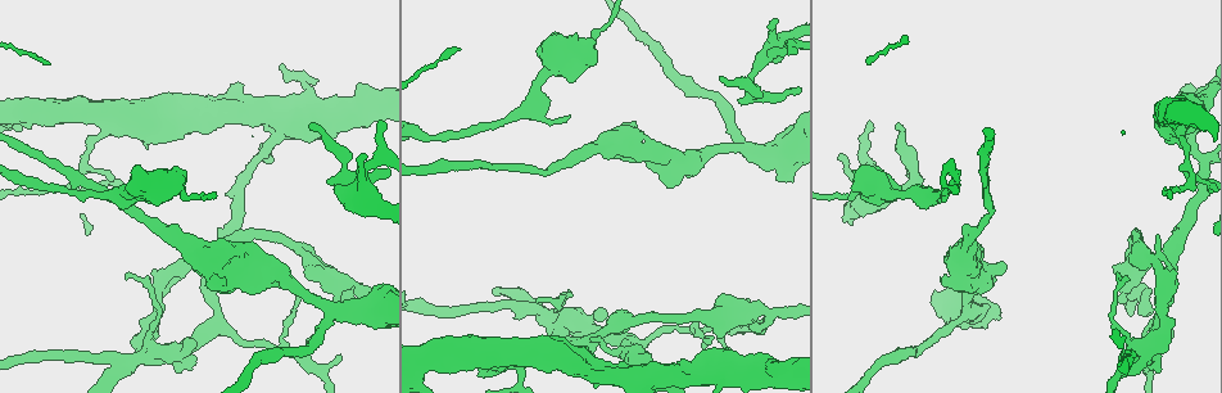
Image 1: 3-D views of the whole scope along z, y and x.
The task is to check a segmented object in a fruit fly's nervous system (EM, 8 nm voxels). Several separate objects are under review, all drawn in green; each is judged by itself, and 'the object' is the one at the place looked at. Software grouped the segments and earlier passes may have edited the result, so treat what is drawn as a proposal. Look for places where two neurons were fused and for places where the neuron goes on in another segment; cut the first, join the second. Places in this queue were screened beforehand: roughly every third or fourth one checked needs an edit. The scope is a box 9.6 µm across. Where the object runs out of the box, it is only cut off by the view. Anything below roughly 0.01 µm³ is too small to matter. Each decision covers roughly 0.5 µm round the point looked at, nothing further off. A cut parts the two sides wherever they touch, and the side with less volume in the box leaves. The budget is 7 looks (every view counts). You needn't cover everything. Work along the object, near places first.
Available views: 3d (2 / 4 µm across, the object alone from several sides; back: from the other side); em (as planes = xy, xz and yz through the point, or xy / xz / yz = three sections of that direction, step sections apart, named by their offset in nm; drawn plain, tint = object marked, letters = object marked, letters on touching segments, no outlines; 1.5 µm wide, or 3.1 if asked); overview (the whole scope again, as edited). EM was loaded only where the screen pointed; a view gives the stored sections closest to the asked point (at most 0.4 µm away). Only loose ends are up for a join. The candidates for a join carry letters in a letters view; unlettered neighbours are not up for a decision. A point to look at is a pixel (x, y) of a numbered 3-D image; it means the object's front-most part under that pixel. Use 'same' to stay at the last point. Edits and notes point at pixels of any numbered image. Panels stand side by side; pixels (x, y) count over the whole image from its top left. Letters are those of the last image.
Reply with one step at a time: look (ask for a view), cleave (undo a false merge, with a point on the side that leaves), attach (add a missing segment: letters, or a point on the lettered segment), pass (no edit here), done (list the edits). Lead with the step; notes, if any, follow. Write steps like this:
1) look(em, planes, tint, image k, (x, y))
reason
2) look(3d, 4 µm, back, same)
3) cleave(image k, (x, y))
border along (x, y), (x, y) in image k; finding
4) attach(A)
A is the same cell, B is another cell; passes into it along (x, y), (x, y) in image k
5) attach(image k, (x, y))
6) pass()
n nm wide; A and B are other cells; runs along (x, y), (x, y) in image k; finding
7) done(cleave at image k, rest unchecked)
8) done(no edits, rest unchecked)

look(em, planes, letters, image 1, (955, 181))
narrows sharply

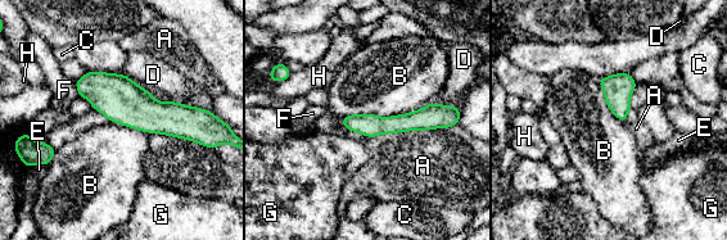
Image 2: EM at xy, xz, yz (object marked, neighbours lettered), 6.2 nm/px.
pass()
140 nm wide; A, B, C, D, E, F, G and H are other cells; runs along (432, 114), (401, 123), (344, 120) in image 2; continuous, no second neuron

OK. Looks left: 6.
look(3d, 4 µm, image 1, (309, 130))
branch stops here

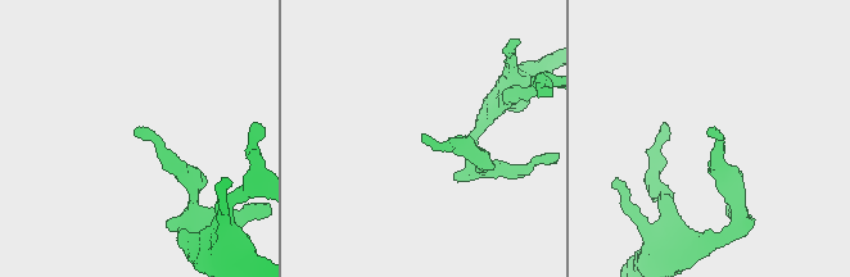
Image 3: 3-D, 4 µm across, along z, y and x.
look(em, xy, step 4, letters, image 3, (709, 135))
need the tissue

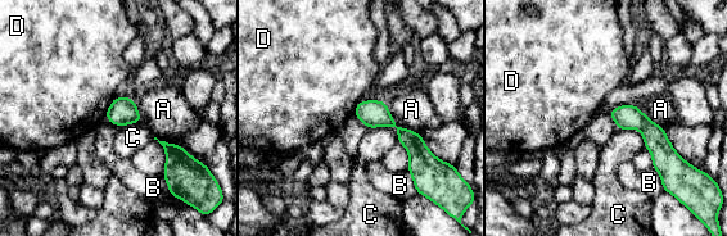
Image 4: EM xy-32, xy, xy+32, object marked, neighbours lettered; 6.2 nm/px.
pass()
A, B, C and D are other cells; border along (367, 127), (392, 126), (398, 141) in image 4; no lettered segment goes on from it

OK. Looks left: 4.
look(em, planes, letters, image 1, (367, 157))
tapers out

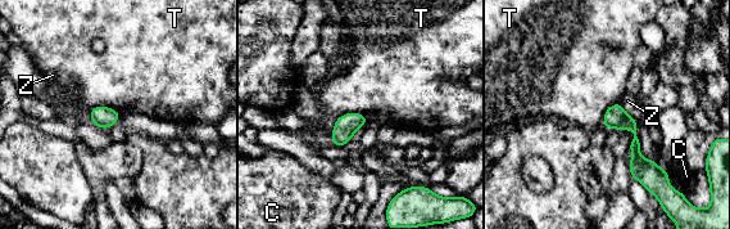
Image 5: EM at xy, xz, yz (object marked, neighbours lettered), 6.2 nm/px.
pass()
140 nm wide; C, T and Z are other cells; border along (89, 111), (108, 106), (121, 112) in image 5; none of them fits

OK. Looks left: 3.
done(no edits, rest unchecked)

